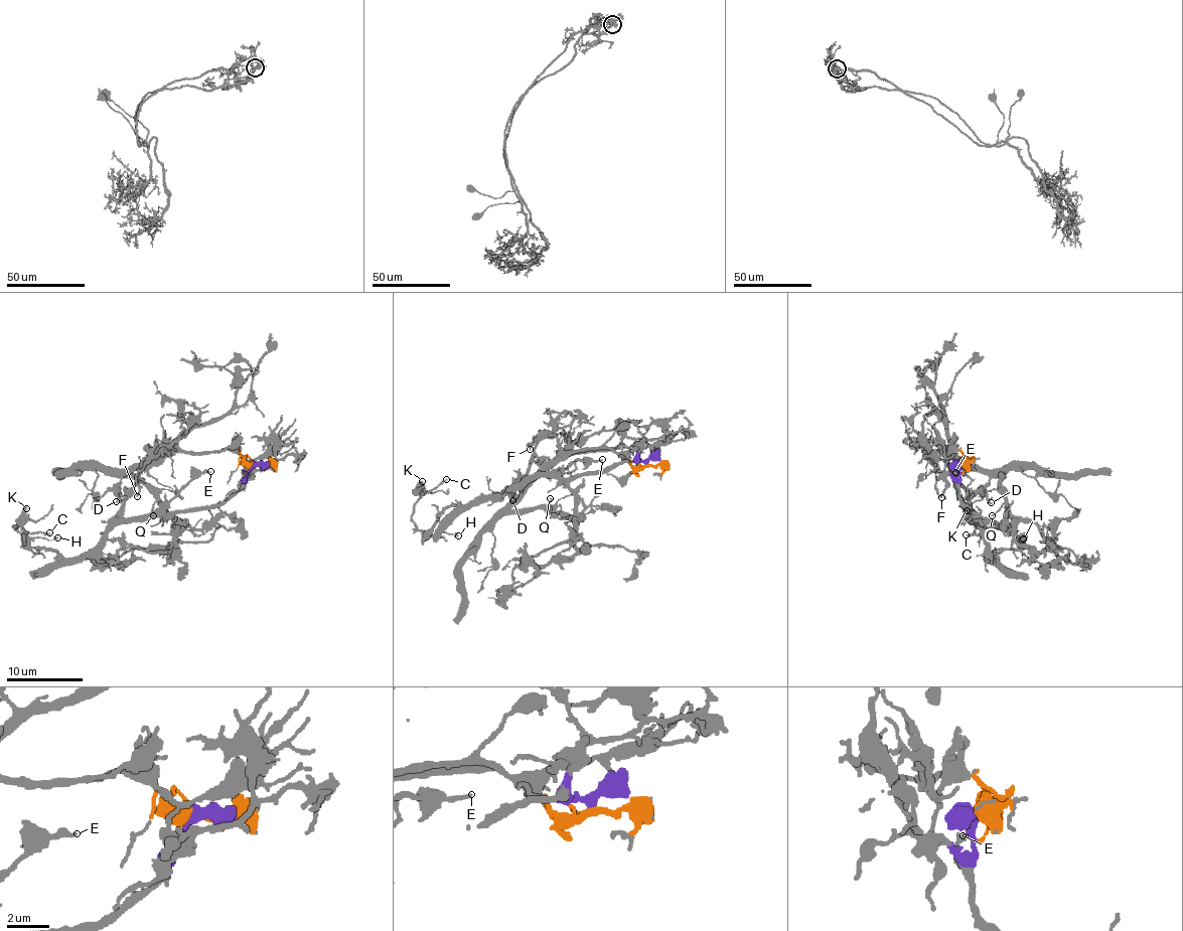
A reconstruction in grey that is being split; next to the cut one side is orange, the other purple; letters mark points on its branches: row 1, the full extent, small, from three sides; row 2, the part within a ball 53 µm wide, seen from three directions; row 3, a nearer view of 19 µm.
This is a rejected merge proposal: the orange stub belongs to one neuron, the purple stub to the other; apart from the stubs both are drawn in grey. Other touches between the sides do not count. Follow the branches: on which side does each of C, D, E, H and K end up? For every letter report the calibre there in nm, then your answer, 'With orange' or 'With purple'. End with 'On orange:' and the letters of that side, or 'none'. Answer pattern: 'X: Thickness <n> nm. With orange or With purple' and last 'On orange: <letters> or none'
C: Thickness 240 nm. With purple
D: Thickness 240 nm. With orange
E: Thickness 200 nm. With purple
H: Thickness 180 nm. With purple
K: Thickness 300 nm. With purple
On orange: D

